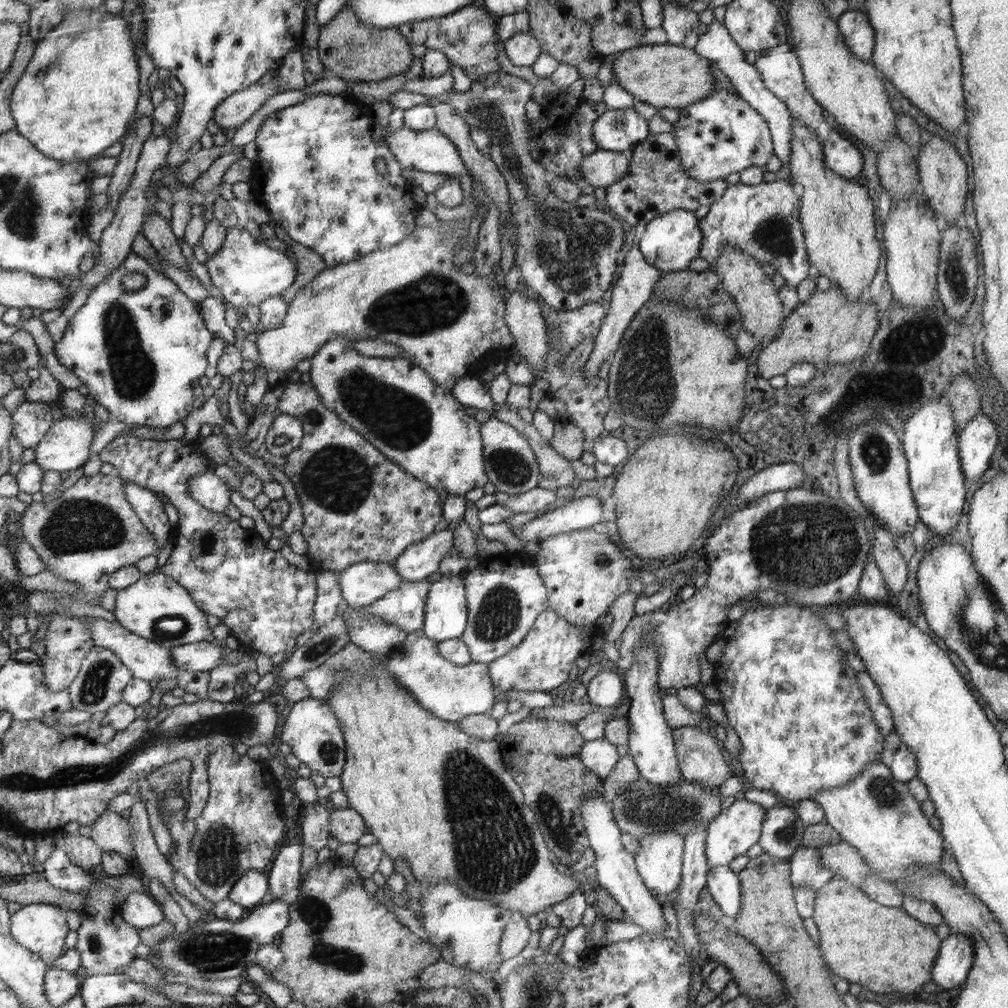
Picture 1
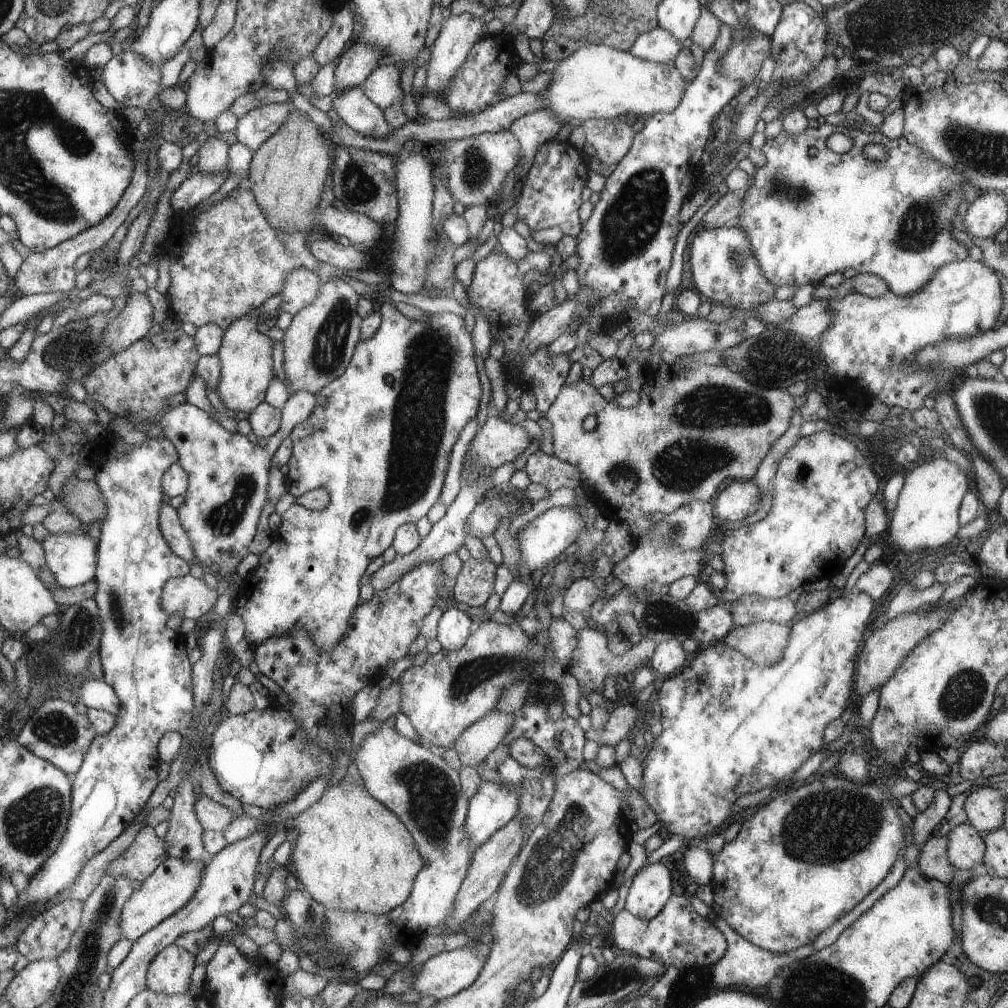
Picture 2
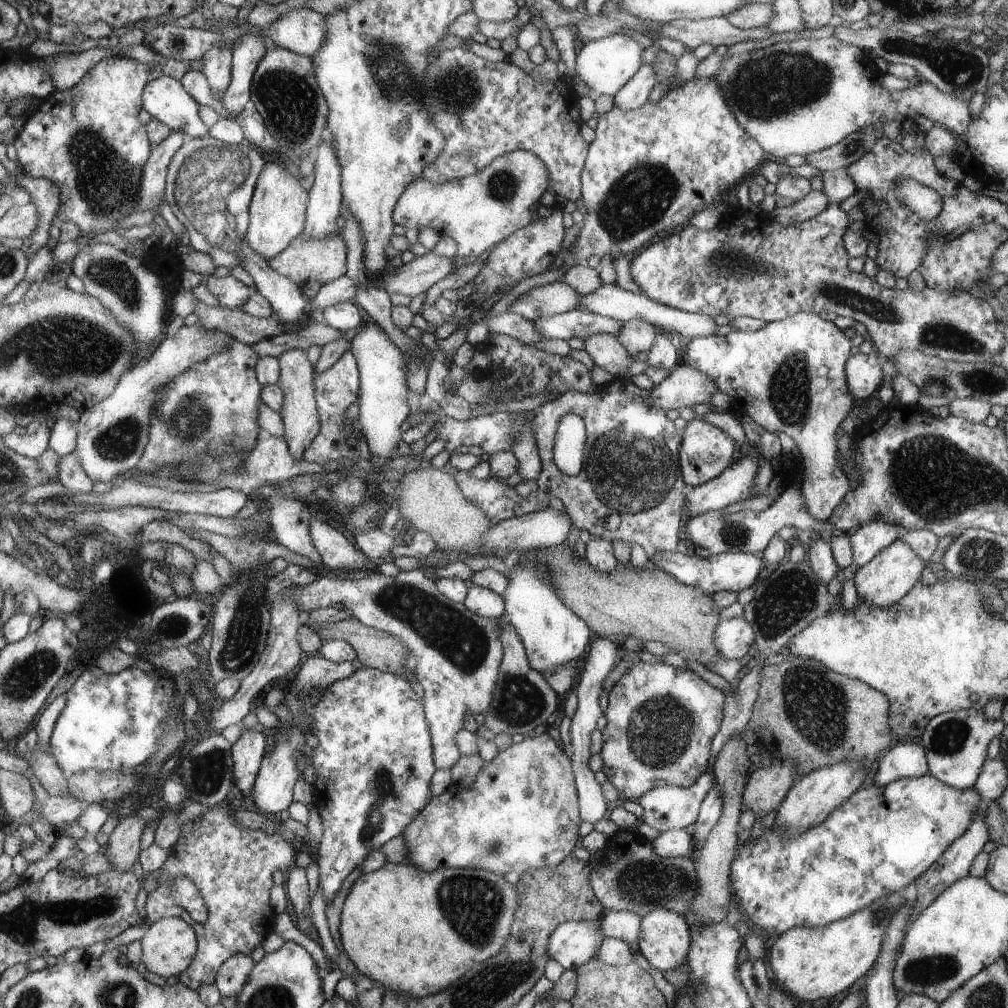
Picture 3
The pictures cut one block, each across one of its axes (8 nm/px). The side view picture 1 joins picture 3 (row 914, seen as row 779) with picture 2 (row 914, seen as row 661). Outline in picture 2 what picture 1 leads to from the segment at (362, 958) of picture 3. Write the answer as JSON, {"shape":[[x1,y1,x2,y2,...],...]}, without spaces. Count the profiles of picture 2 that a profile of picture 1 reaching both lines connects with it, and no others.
{"shape":[[350,762,348,773,337,784,327,787,323,796,308,810,290,820,296,830,291,862,297,880,313,900,328,911,359,911,375,916,386,915,404,905,412,895,413,884,425,867,425,860,417,849,412,834,396,813,381,804,365,788,355,762]]}

